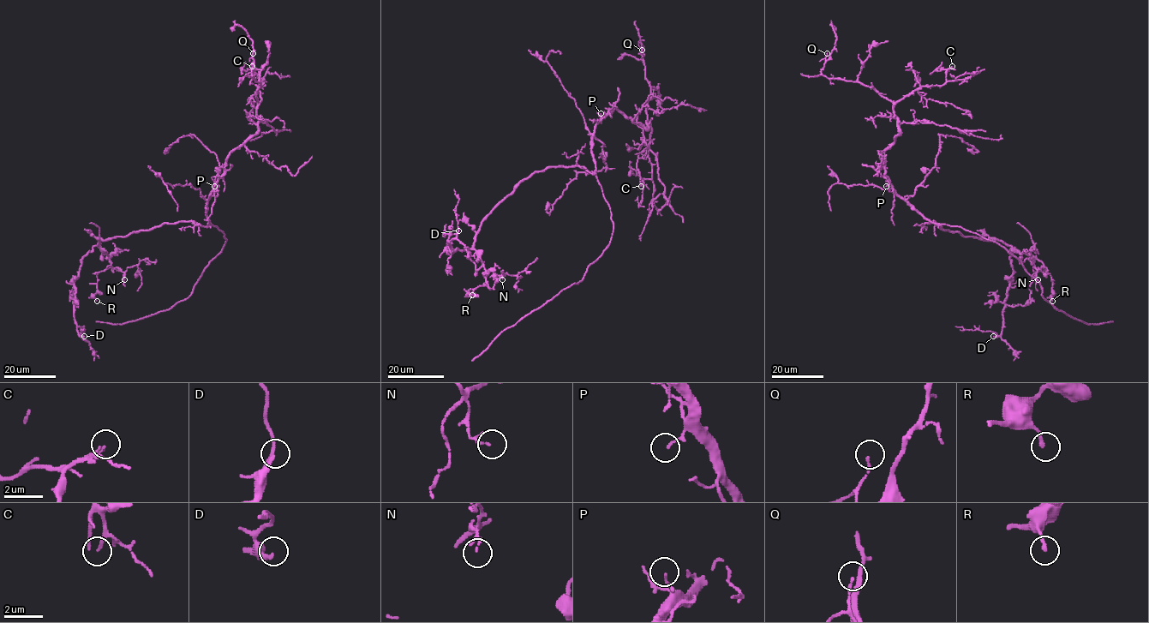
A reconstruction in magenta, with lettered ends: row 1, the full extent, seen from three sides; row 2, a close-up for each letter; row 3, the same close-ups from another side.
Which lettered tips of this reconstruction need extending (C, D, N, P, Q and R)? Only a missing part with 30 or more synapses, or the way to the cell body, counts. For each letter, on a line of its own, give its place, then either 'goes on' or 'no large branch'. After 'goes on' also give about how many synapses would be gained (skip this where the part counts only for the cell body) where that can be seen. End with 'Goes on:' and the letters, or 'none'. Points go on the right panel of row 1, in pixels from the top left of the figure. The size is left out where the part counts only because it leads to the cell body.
C: (952, 66) | no large branch
D: (993, 336) | goes on | 30 syn
N: (1038, 279) | no large branch
P: (886, 186) | no large branch
Q: (827, 53) | no large branch
R: (1052, 301) | no large branch
Goes on: D

